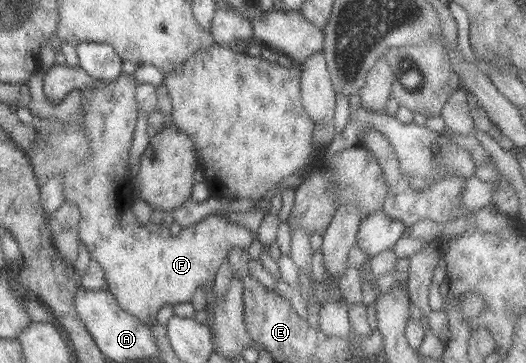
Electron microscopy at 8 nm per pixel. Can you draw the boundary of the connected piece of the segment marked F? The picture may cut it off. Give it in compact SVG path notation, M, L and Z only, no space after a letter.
M121 72L113 81L99 81L94 87L81 90L80 123L60 125L56 132L36 139L25 156L31 163L38 185L50 178L60 178L64 201L74 204L79 210L78 238L86 246L89 260L96 262L103 270L104 287L116 299L120 309L143 323L152 324L158 309L164 304L189 303L198 287L207 285L212 288L214 275L222 260L227 258L232 248L246 249L252 242L252 234L242 225L225 220L220 214L208 215L195 225L180 229L177 236L170 235L166 226L142 225L134 218L130 212L134 194L130 186L132 178L127 174L127 162L137 114L134 99L136 85L132 74Z

